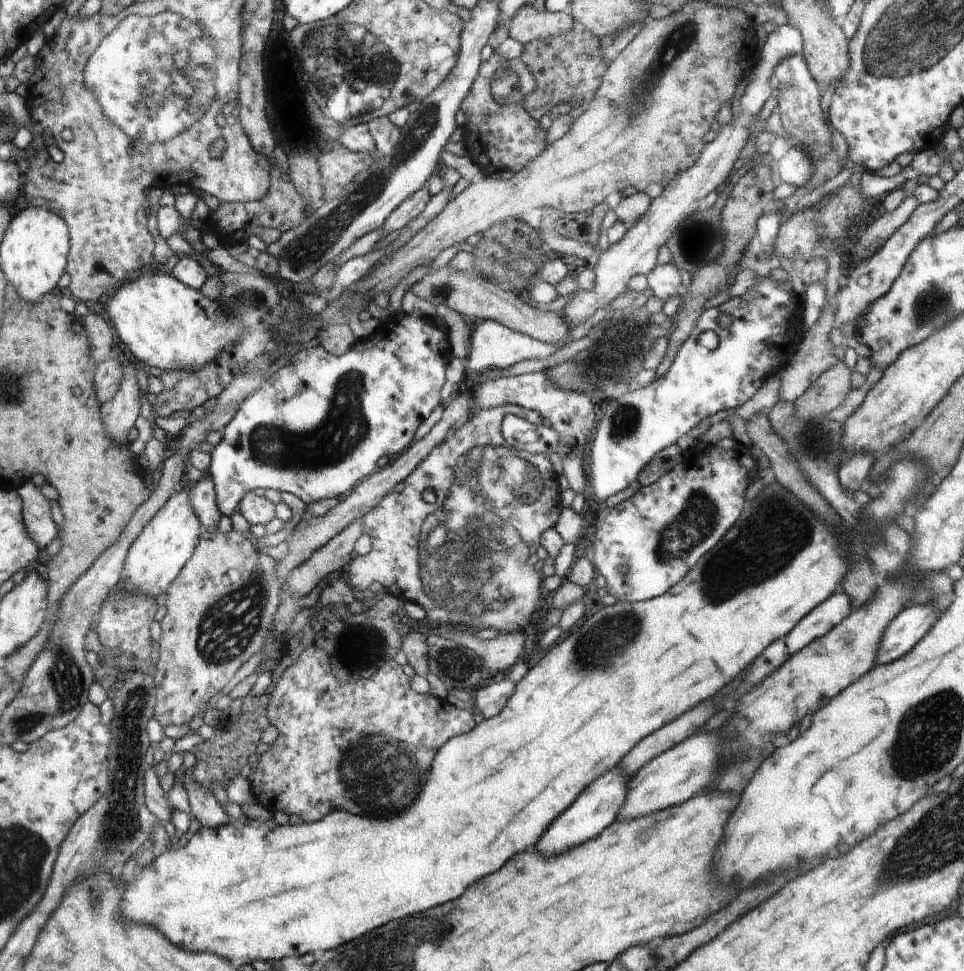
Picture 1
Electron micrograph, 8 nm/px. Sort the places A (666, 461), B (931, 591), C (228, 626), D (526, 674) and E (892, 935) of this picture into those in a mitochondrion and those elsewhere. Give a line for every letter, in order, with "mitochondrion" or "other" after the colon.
A: other
B: mitochondrion
C: mitochondrion
D: other
E: other

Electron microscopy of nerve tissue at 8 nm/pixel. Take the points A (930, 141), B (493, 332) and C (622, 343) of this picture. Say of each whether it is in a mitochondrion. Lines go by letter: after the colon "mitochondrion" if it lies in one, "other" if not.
A: other
B: other
C: mitochondrion

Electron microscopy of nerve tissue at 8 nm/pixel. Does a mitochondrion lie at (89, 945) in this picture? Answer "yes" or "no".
no

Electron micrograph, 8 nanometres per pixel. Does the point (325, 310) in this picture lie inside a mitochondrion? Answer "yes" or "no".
no

